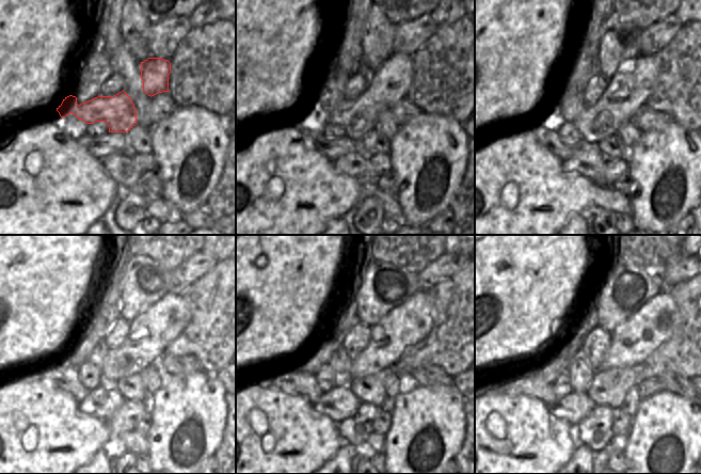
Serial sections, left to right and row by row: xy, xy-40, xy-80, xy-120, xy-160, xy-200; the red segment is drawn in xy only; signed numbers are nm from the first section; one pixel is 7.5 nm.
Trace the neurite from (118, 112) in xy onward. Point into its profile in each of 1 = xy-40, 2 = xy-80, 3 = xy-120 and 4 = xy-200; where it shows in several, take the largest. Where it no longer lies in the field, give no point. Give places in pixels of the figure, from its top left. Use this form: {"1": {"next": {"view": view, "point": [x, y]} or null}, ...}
{"1": {"next": {"view": "xy-40", "point": [357, 116]}}, "2": {"next": {"view": "xy-80", "point": [603, 119]}}, "3": {"next": {"view": "xy-120", "point": [172, 314]}}, "4": {"next": {"view": "xy-200", "point": [657, 317]}}}

